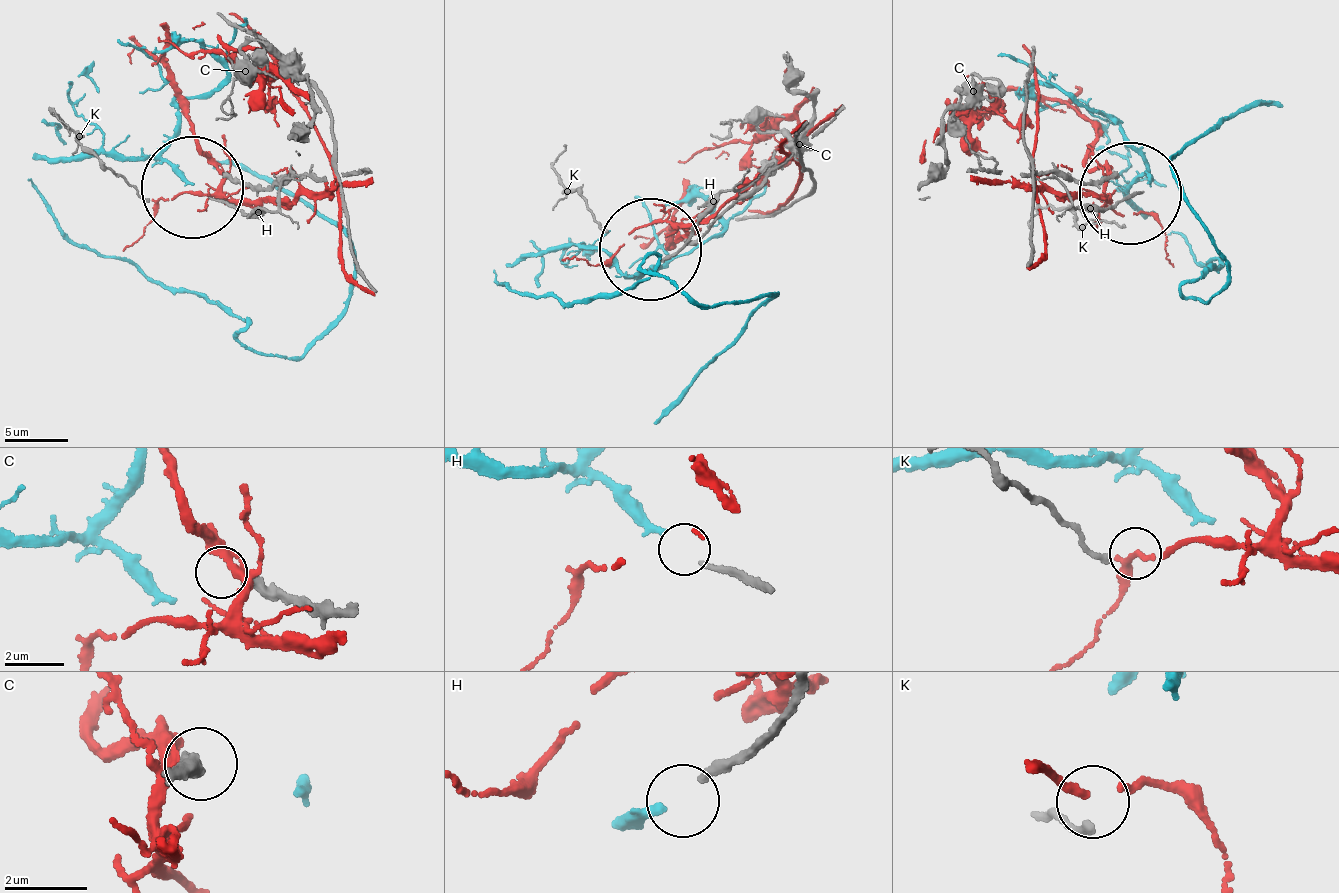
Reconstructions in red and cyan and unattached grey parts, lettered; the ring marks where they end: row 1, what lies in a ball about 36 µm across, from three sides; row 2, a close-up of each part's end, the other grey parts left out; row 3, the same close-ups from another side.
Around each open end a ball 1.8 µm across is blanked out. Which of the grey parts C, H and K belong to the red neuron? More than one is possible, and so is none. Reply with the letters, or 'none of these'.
K

